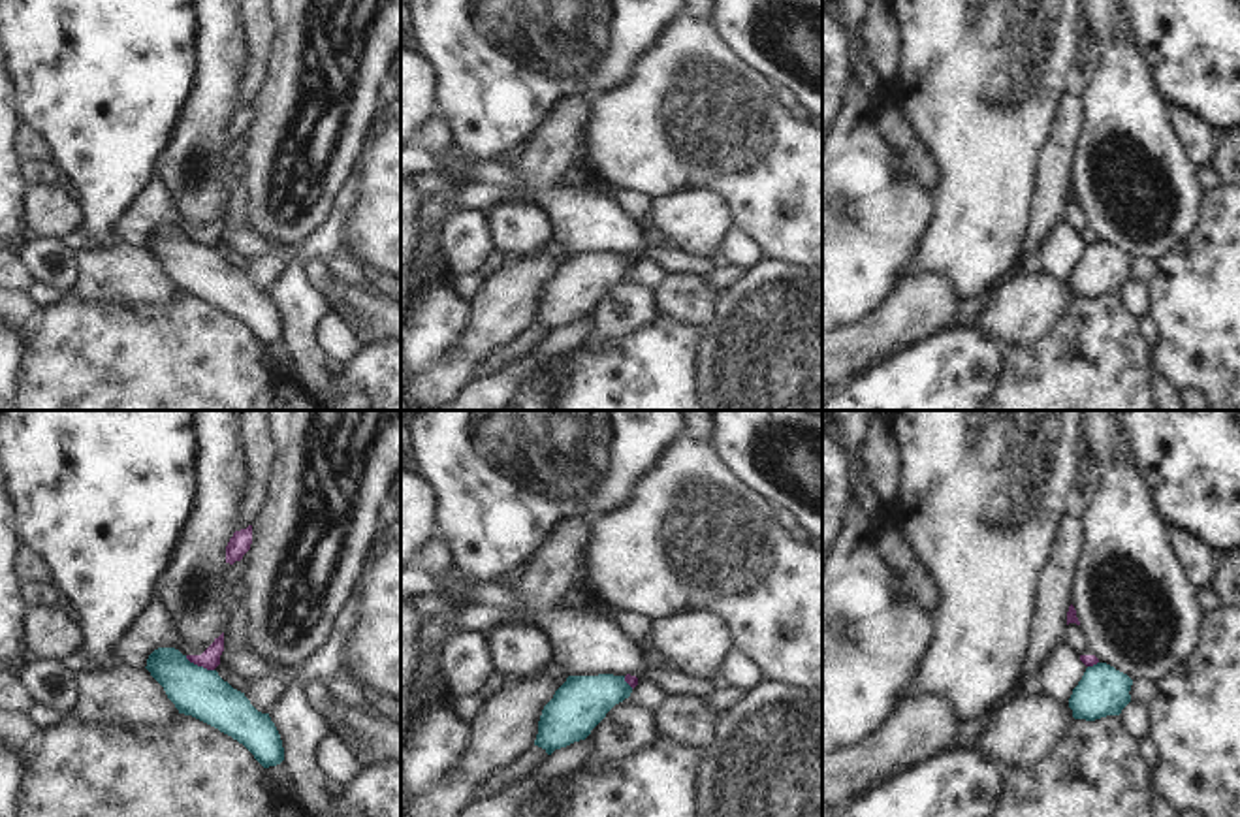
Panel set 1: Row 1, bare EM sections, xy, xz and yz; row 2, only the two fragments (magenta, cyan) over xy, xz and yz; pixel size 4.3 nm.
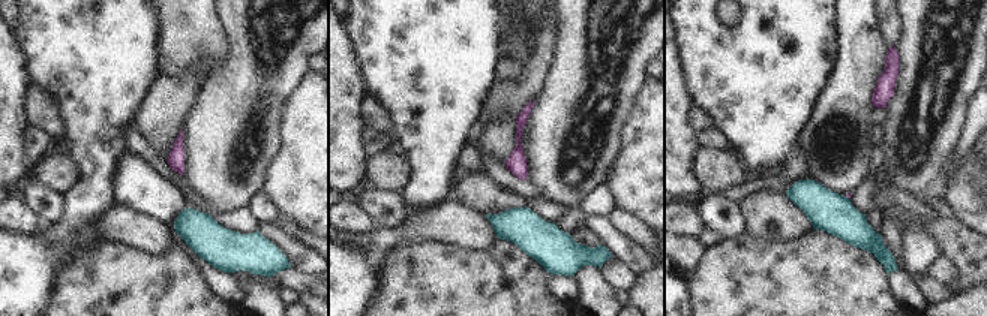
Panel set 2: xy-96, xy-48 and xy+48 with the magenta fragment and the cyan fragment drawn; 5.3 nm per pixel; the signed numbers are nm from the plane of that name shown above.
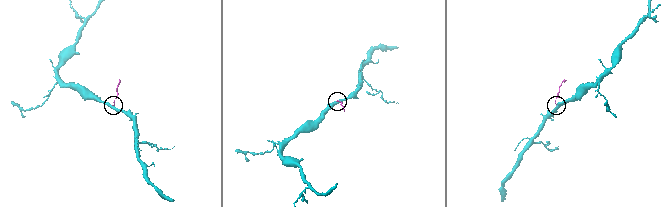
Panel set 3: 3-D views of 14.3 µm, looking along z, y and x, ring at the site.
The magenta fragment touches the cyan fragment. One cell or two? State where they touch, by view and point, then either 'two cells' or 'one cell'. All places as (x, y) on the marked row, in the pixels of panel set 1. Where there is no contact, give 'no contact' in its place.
contact xy (200, 665); two cells

